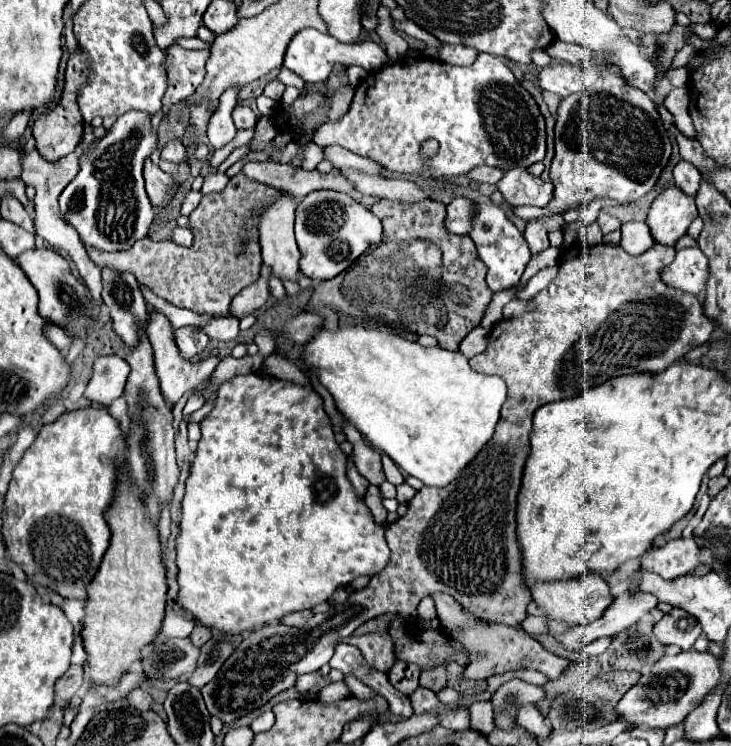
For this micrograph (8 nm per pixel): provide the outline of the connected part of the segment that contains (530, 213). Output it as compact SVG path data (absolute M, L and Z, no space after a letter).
M520 206L515 208L515 215L522 218L525 221L550 216L551 211L547 207L534 207L534 206Z

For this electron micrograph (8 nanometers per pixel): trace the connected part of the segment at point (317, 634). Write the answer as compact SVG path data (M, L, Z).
M580 243L565 249L559 260L557 276L547 288L529 300L531 308L519 318L503 318L497 322L487 336L487 350L469 360L475 372L501 376L509 388L509 396L503 404L491 442L487 442L487 446L483 446L483 450L461 470L455 482L445 488L423 486L409 500L407 514L397 522L387 524L385 540L391 550L391 558L383 572L375 574L363 590L353 592L343 604L331 606L329 612L311 616L301 628L273 624L263 626L243 638L221 666L215 682L201 688L209 714L217 716L223 724L229 724L251 710L261 708L275 694L291 688L299 674L317 672L323 664L327 664L339 640L351 636L363 622L385 612L401 614L403 618L417 618L419 600L433 592L451 594L465 608L465 612L471 612L481 622L521 628L521 622L527 616L525 608L531 602L531 592L523 582L521 550L515 536L515 508L523 466L529 454L533 412L543 404L579 396L583 390L591 390L591 386L599 386L623 374L659 374L709 338L713 332L713 322L703 314L699 298L669 288L659 278L659 270L671 264L673 258L675 248L657 244L641 256L629 256L621 246L611 244L584 247Z

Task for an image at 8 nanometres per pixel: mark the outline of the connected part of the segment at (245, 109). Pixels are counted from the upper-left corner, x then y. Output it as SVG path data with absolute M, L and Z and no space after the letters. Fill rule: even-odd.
M237 104L237 106L235 106L235 110L233 110L233 120L235 120L237 130L255 128L255 124L257 124L257 116L253 114L253 110L251 110L249 106L243 106L243 104Z

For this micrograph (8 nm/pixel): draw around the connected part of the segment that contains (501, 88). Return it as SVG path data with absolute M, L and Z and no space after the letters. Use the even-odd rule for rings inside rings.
M479 54L477 60L465 68L421 56L411 66L399 62L379 72L371 72L367 82L355 90L349 112L331 124L323 124L315 132L313 142L319 146L339 144L355 154L379 162L391 172L417 174L421 166L429 176L447 178L463 176L477 166L511 170L511 166L527 168L541 162L545 158L545 118L541 116L533 96L515 80L513 72L497 56ZM429 138L439 142L439 150L435 156L423 158L421 144Z

